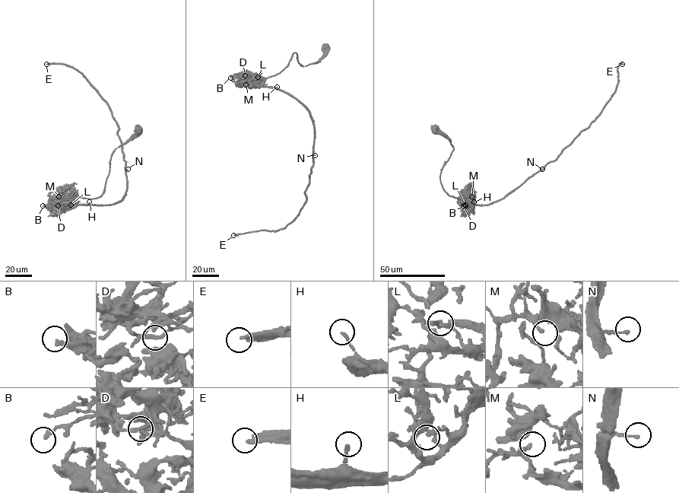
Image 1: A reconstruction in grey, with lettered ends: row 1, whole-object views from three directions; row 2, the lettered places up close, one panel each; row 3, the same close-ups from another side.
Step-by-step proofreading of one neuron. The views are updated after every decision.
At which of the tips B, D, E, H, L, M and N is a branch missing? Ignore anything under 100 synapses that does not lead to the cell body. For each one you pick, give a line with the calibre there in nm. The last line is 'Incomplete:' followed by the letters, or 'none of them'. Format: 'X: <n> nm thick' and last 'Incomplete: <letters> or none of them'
E: 320 nm thick
Incomplete: E

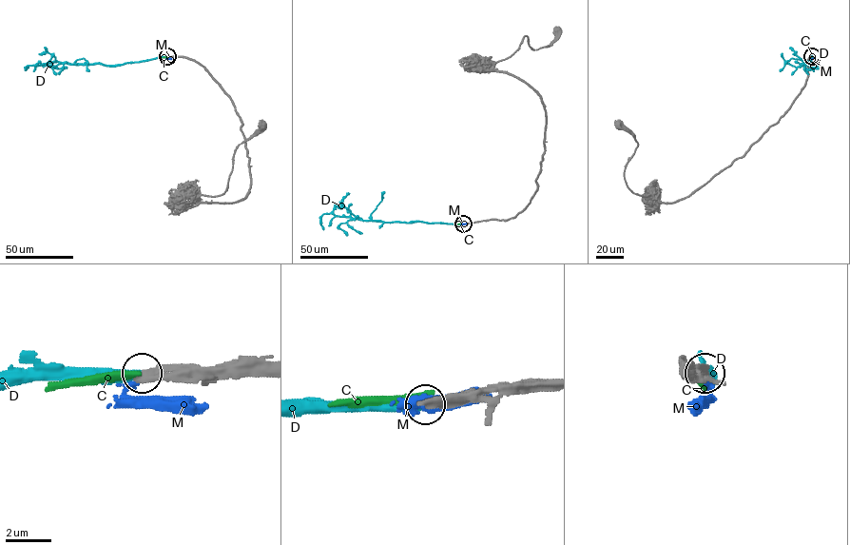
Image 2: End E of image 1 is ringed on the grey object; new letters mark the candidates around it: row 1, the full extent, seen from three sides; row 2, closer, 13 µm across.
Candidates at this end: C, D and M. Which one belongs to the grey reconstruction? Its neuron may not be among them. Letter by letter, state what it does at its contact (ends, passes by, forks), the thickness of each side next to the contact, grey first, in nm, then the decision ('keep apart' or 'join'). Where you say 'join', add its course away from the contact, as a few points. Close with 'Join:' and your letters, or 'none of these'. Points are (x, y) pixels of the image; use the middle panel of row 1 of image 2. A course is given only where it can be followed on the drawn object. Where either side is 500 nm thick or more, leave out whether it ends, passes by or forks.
C: it ends | 400/380 nm | keep apart
D: it ends | 400/320 nm | join | via (463, 224), (363, 221), (324, 213), (320, 220), (323, 229)
M: it ends | 360/240 nm | keep apart
Join: D

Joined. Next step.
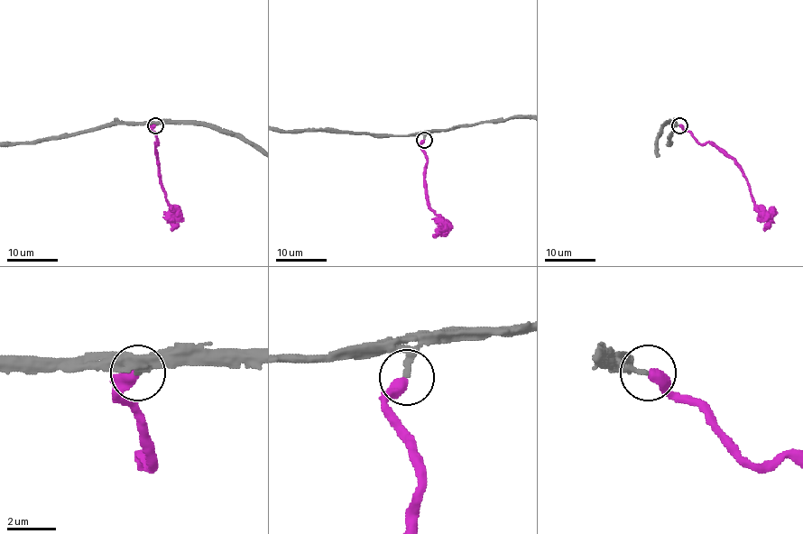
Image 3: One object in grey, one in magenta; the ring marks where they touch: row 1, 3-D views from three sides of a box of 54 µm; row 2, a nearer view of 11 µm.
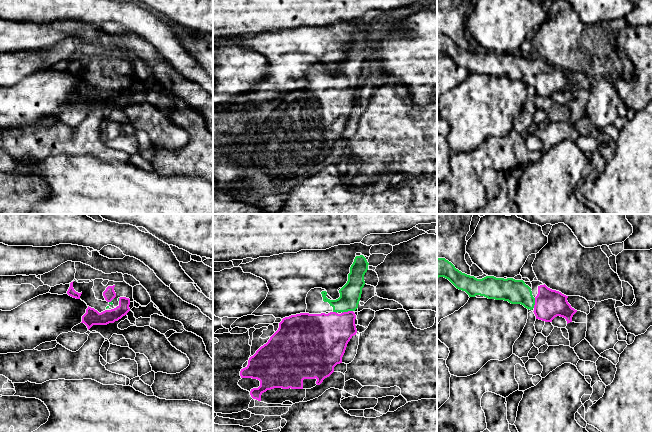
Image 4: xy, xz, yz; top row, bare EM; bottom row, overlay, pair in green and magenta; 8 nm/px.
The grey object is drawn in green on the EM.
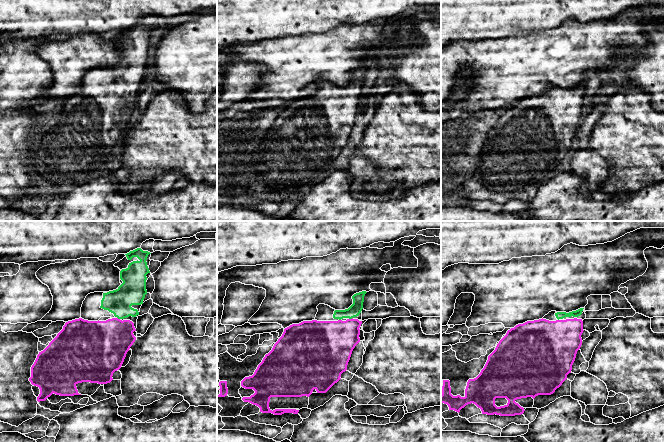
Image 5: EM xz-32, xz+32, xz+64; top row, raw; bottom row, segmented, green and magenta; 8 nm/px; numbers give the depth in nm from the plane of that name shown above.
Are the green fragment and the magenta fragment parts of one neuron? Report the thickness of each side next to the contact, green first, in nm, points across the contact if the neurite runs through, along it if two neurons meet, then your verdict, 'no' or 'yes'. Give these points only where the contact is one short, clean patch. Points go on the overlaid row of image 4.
170/360 nm | across xz (350, 294), (347, 311), (327, 335) | yes

